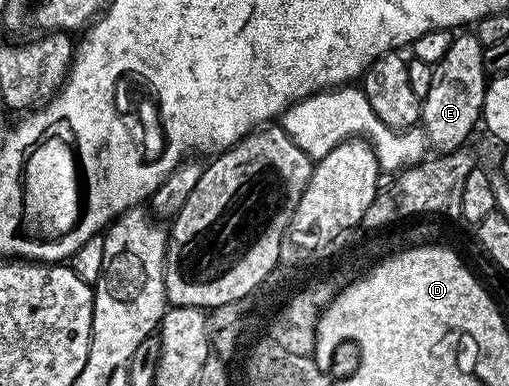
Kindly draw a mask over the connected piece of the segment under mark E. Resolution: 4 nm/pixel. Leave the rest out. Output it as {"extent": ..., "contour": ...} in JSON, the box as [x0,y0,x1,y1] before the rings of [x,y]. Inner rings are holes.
{"extent":[420,31,487,154],"contour":[[[461,31],[454,36],[447,55],[438,65],[433,66],[431,91],[421,102],[420,128],[425,140],[433,145],[438,154],[451,153],[466,144],[473,128],[479,125],[485,111],[485,86],[487,70],[485,67],[486,46],[481,44],[476,32]]]}

